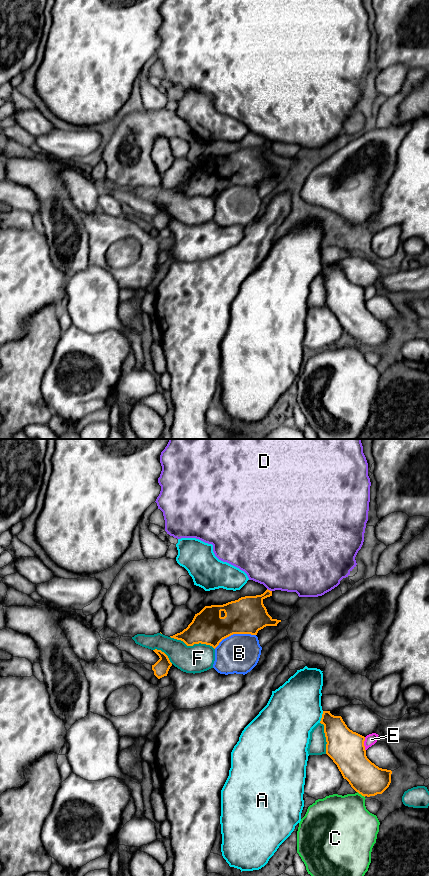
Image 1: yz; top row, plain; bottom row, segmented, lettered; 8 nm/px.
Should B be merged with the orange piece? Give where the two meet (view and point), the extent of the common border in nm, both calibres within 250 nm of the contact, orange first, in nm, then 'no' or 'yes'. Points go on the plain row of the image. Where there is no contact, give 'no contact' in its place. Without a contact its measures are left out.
yz (234, 185) | 360 nm | 300/320 nm | no

